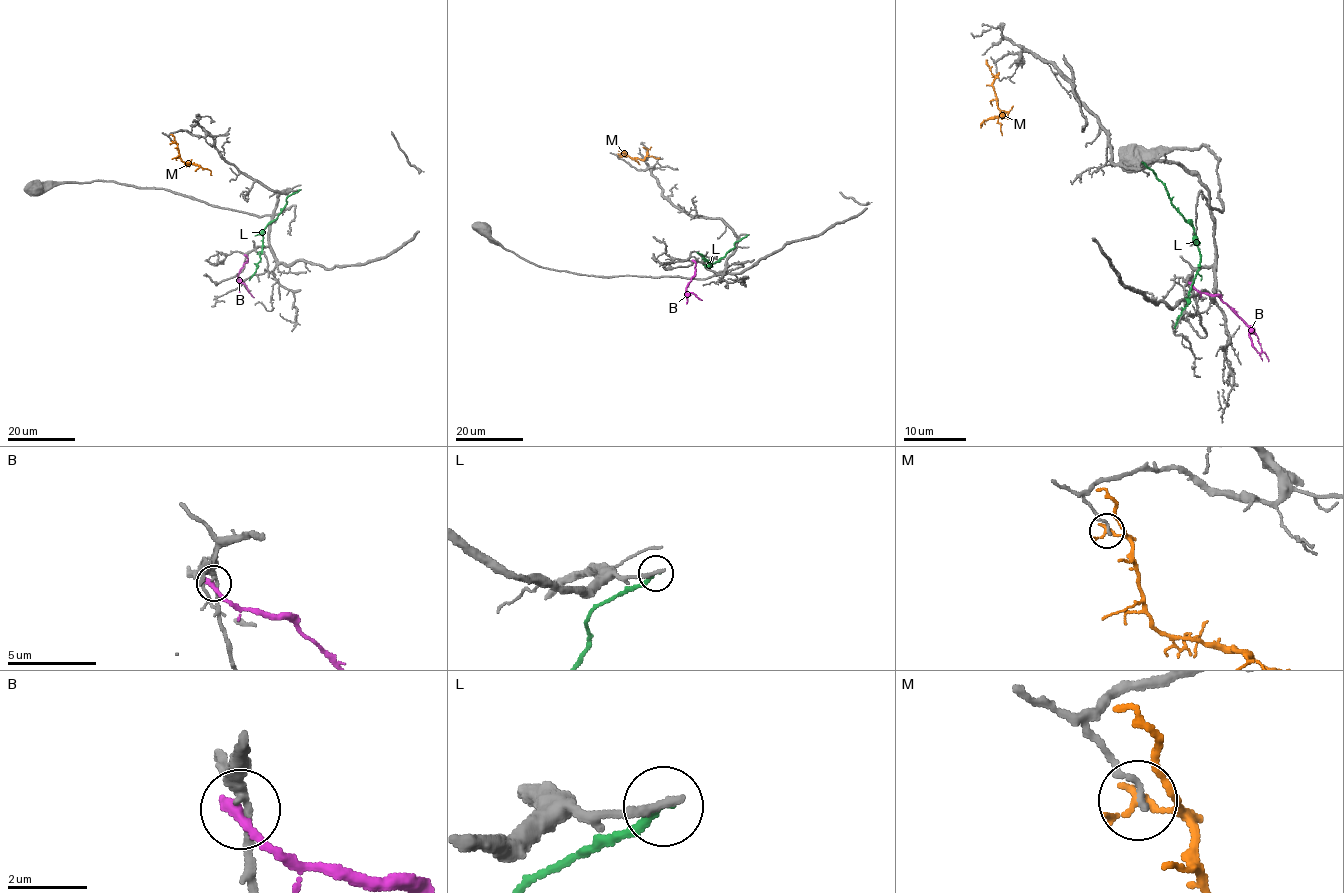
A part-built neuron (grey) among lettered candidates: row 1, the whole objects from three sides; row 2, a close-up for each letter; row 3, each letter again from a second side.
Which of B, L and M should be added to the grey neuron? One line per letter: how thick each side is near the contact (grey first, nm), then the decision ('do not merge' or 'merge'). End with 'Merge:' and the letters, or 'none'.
B: 240 nm thick on the grey side, 380 nm on the other; do not merge
L: 240 nm thick on the grey side, 240 nm on the other; do not merge
M: 140 nm thick on the grey side, 200 nm on the other; do not merge
Merge: none

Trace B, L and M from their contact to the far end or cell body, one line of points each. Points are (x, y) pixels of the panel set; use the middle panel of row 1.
B: (694, 261), (695, 275), (686, 292), (702, 300)
L: (747, 235), (710, 266), (708, 260), (697, 252)
M: (621, 156), (626, 153), (631, 158), (659, 158)

